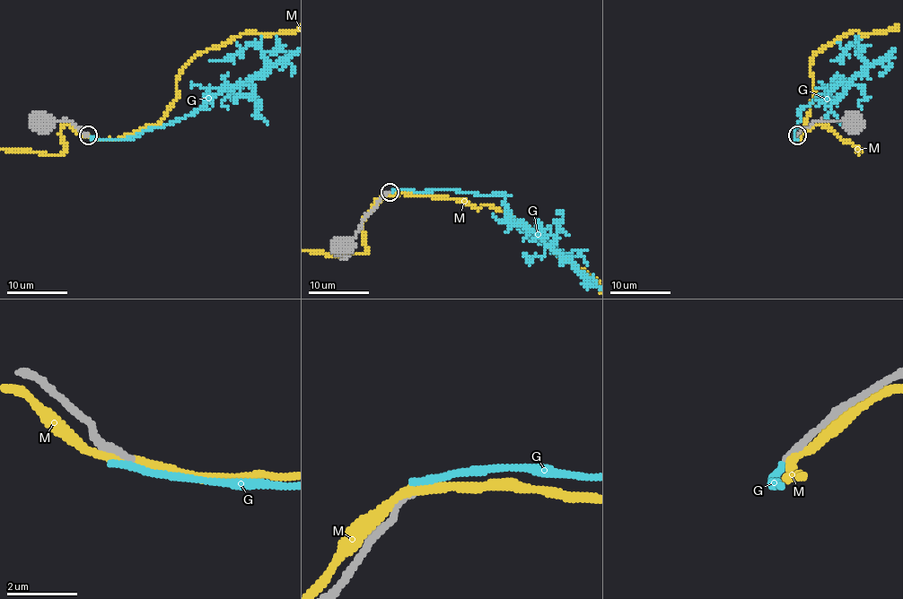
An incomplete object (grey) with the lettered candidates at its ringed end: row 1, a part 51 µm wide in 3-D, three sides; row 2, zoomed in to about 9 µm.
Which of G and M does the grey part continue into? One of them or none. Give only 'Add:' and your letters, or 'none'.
Add: none

